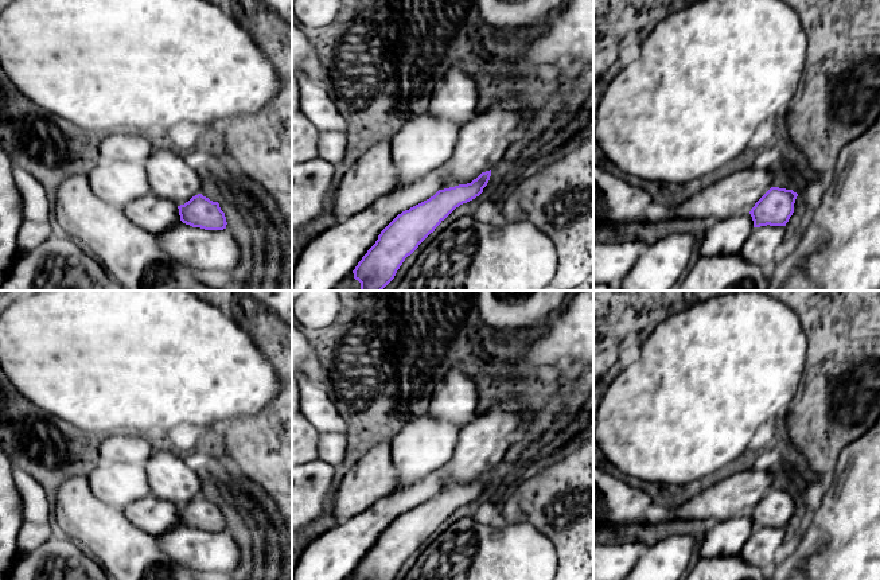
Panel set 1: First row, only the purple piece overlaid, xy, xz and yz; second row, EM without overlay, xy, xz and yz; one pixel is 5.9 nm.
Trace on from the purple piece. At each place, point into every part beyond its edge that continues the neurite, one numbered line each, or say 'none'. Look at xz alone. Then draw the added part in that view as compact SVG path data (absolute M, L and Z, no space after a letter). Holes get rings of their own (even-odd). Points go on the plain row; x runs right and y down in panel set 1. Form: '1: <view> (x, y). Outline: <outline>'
1: xz (481, 446). Outline: M529 385L514 386L514 389L499 398L494 406L464 425L459 435L452 458L440 470L443 486L440 491L471 484L482 474L492 471L517 437L526 433L531 419L538 409L538 393Z

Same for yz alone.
1: yz (615, 502). Outline: M755 463L748 470L719 479L688 501L658 503L645 490L593 467L593 532L607 541L614 525L628 526L634 536L640 526L658 519L723 522L749 514L771 488L767 464Z

